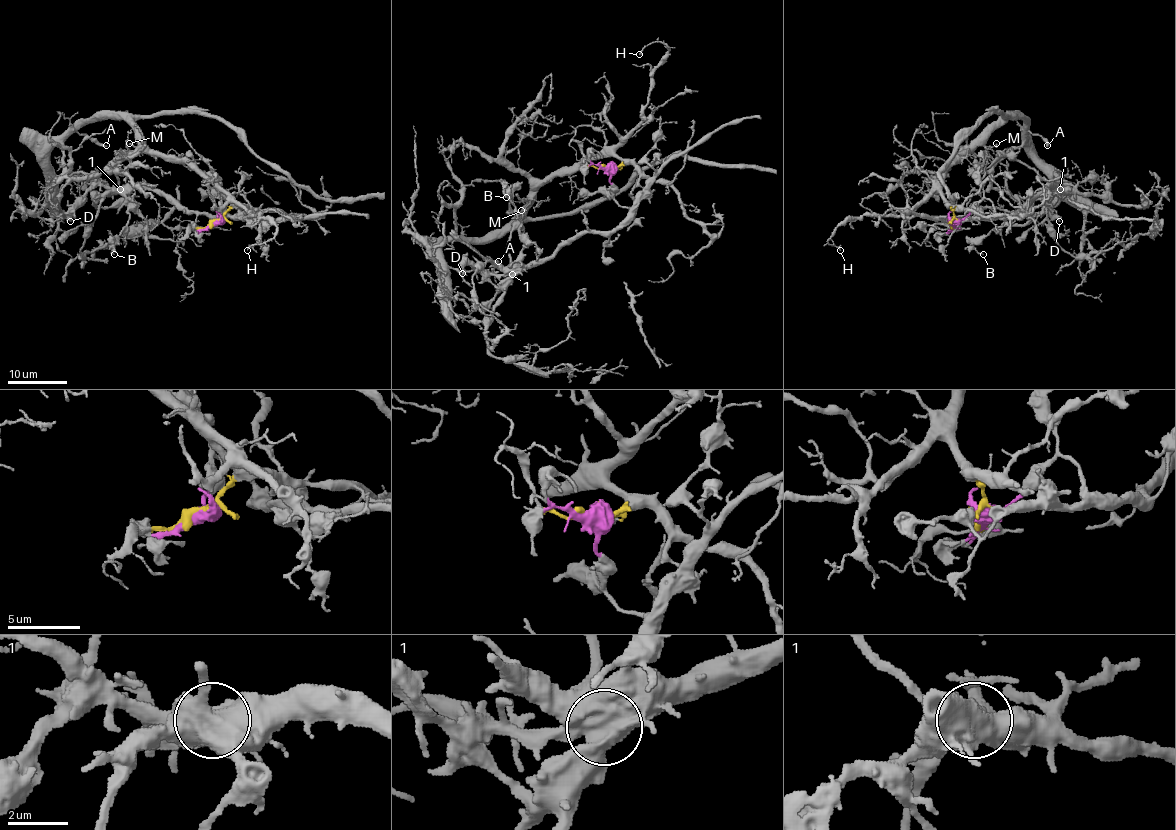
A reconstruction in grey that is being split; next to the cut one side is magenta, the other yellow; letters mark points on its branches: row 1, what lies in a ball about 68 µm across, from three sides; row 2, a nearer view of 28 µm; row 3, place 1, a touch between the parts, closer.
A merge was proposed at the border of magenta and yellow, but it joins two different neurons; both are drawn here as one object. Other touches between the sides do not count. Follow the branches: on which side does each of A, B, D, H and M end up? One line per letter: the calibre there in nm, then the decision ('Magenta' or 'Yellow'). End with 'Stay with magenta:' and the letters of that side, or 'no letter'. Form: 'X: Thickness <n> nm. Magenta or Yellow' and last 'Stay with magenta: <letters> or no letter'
A: Thickness 300 nm. Yellow
B: Thickness 200 nm. Magenta
D: Thickness 170 nm. Magenta
H: Thickness 180 nm. Yellow
M: Thickness 160 nm. Yellow
Stay with magenta: B, D

